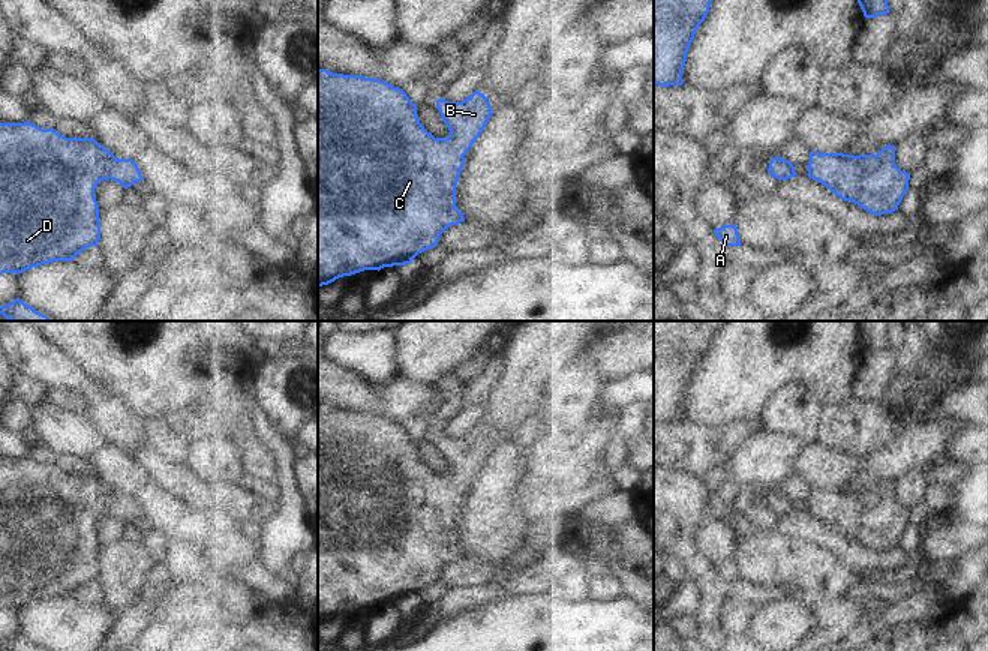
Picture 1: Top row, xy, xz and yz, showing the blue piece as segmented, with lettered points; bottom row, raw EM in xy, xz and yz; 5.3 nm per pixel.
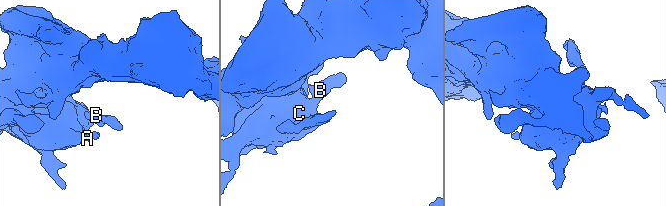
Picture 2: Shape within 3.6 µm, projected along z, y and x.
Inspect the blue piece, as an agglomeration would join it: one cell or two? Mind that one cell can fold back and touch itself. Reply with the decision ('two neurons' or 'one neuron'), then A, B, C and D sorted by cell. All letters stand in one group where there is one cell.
one neuron; A B C D

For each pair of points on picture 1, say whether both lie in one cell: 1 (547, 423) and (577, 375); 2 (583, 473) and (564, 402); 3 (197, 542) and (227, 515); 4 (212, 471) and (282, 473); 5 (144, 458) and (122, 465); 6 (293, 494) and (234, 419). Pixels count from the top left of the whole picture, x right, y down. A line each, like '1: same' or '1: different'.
1: same
2: different
3: different
4: different
5: different
6: different

